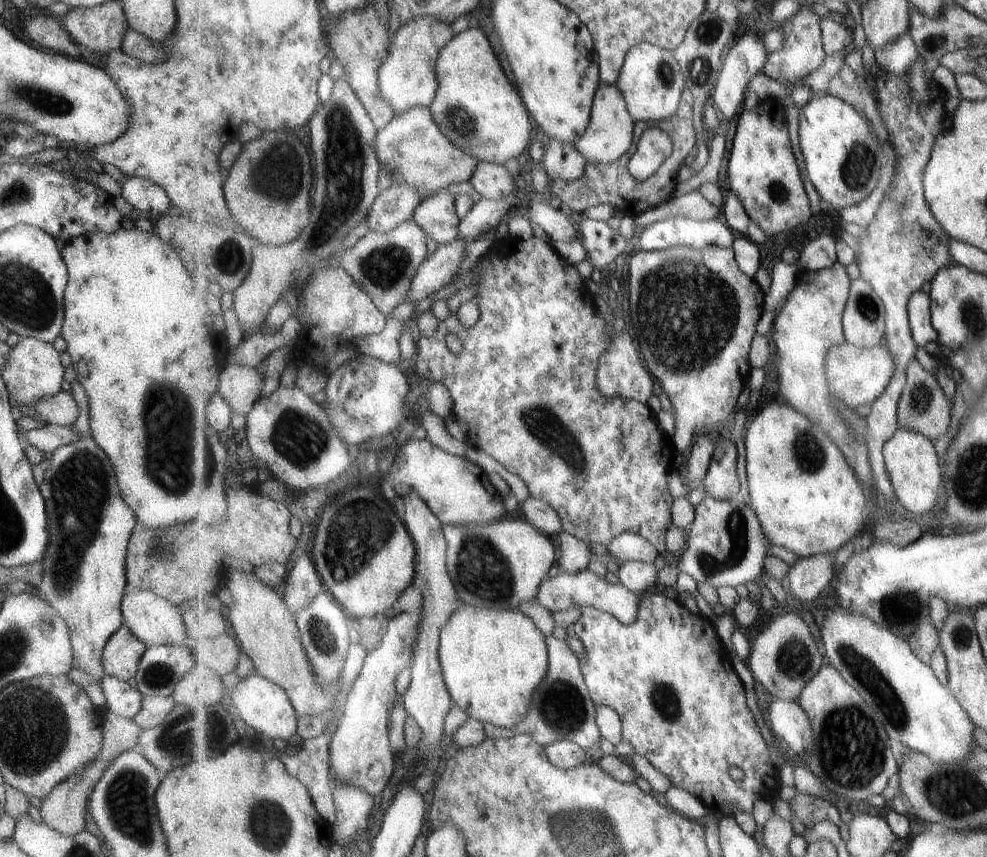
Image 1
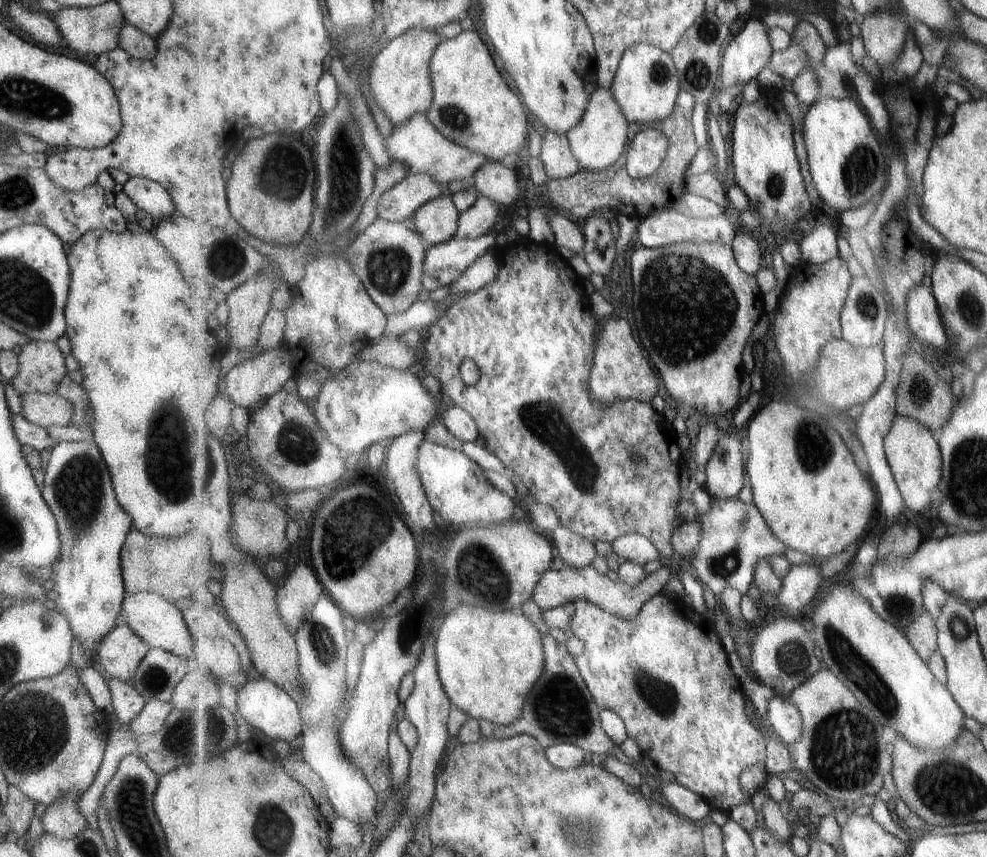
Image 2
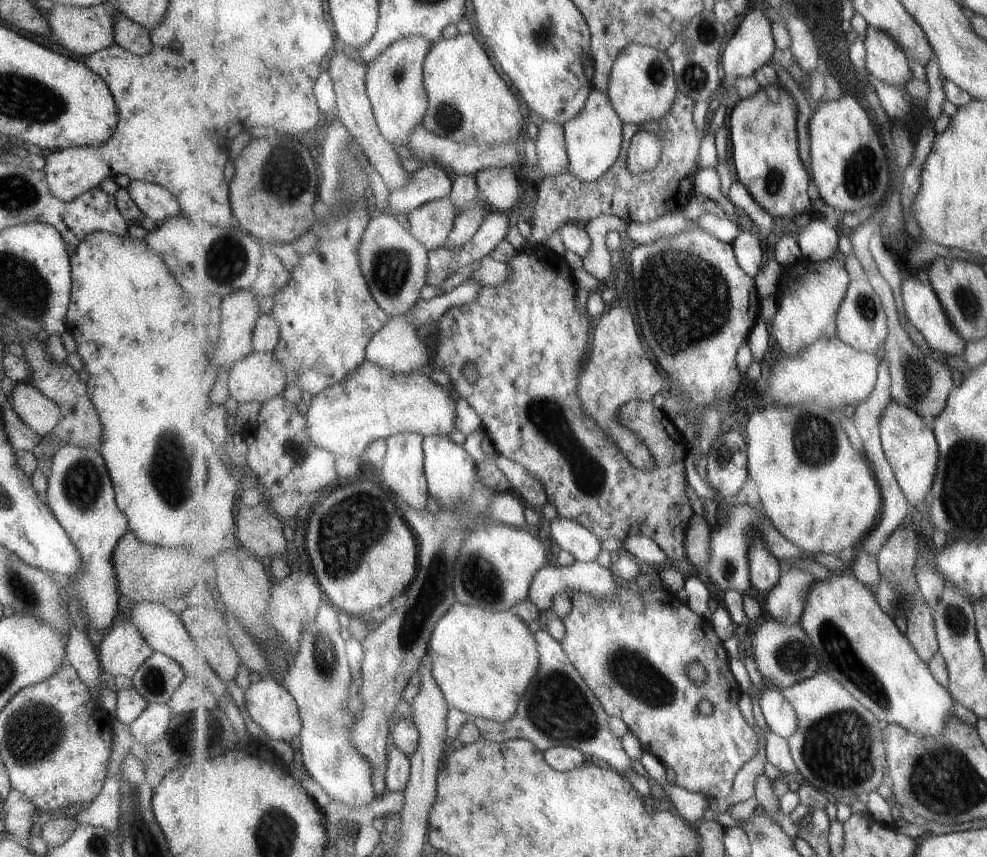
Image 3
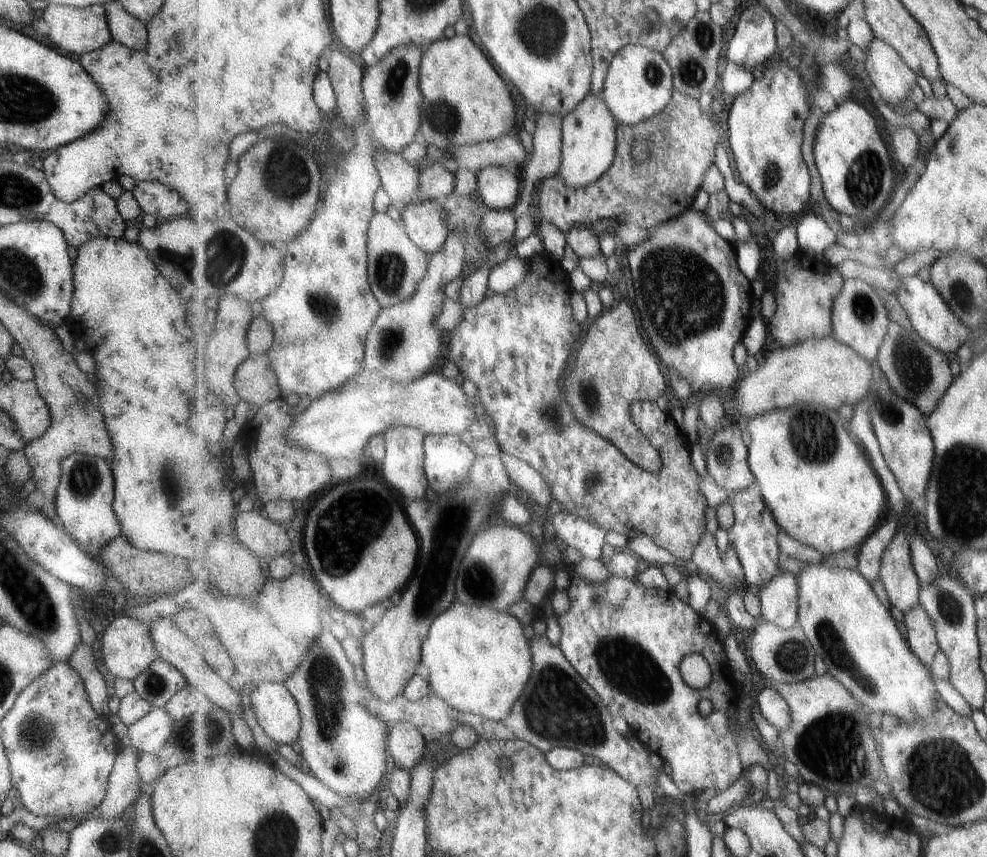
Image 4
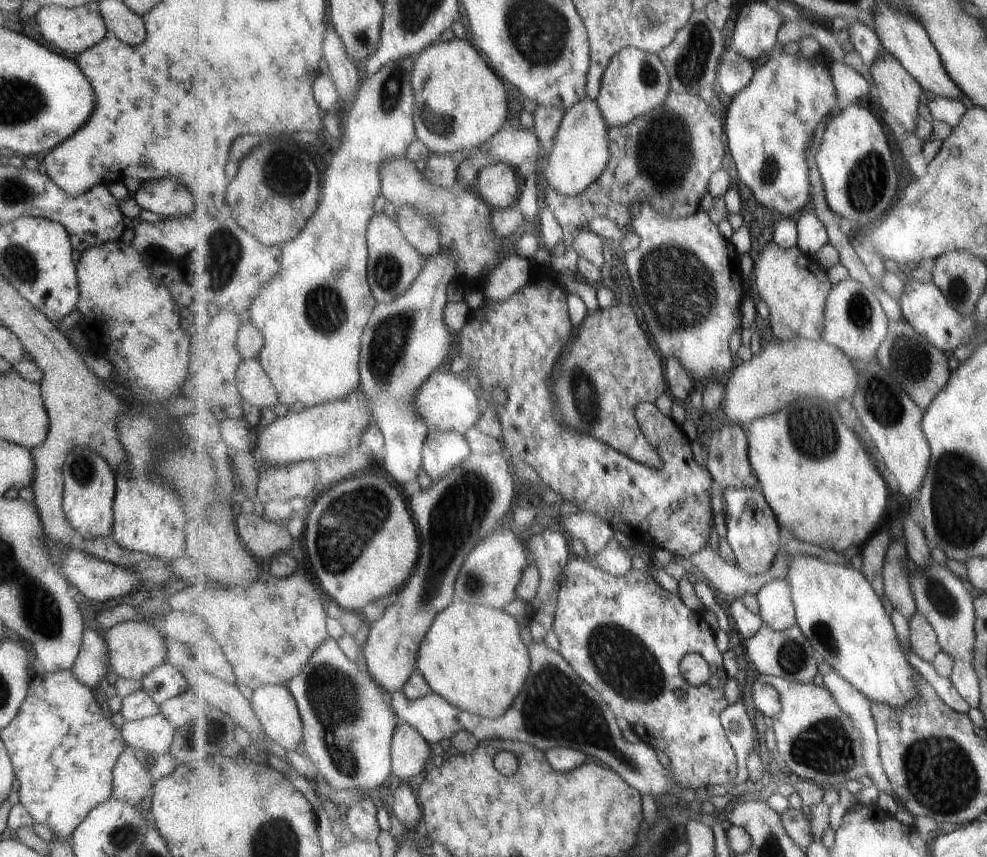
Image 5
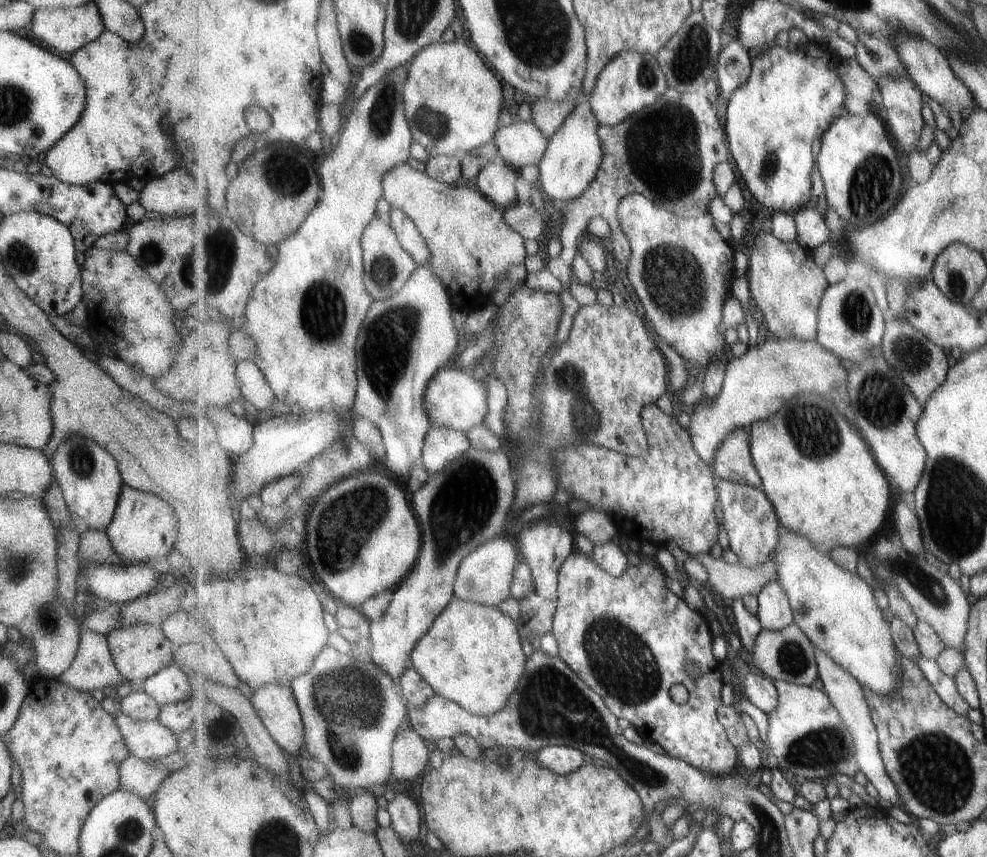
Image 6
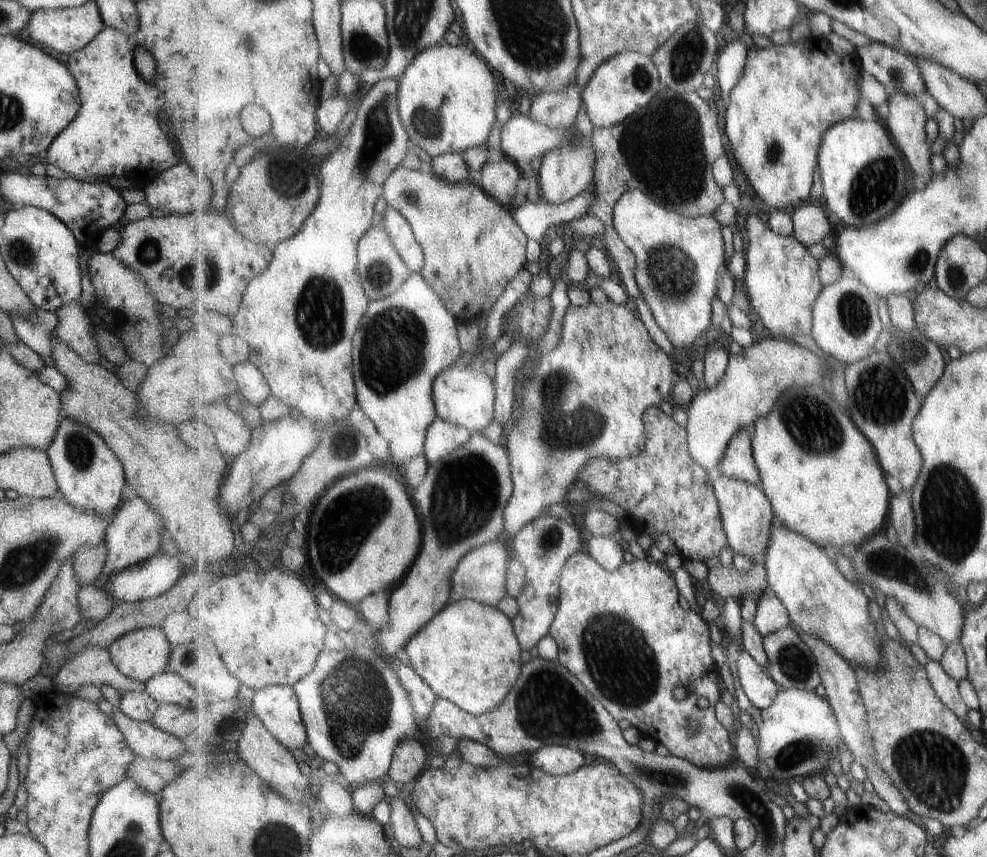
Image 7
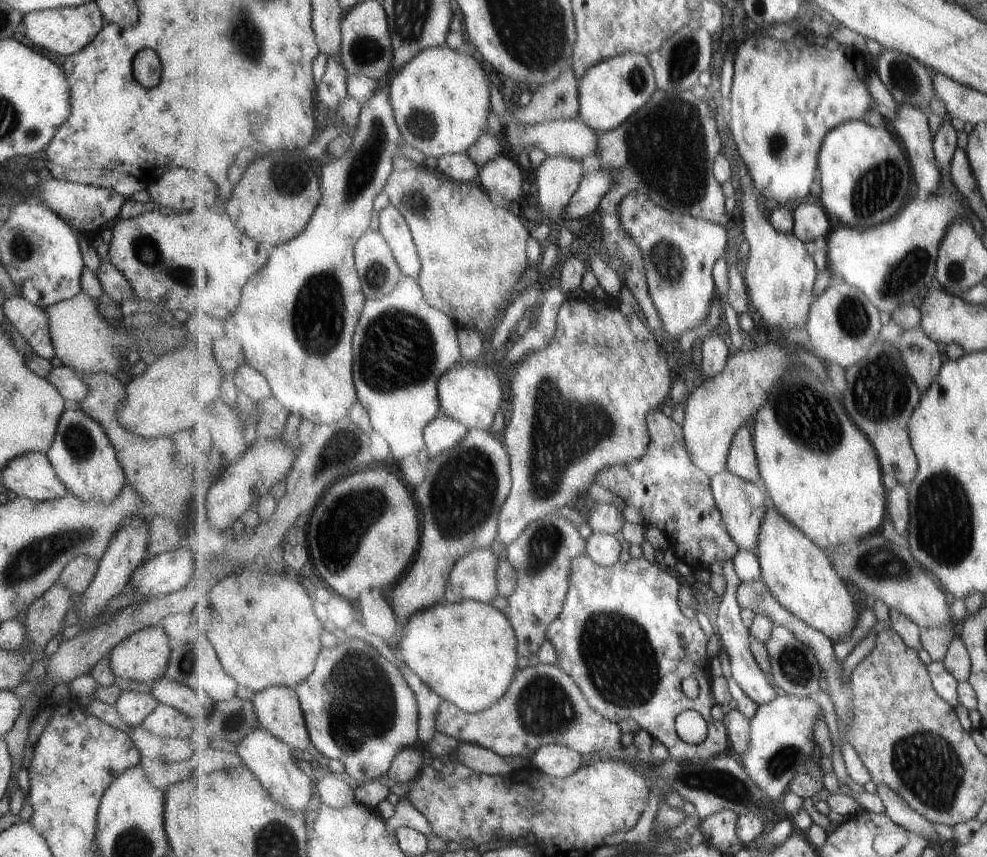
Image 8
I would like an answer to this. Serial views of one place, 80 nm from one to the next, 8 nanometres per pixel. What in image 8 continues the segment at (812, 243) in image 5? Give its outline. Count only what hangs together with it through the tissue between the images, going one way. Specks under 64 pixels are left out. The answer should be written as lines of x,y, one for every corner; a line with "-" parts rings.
811,198
793,207
794,233
803,241
827,238
831,233
831,222
827,218
828,211
821,203

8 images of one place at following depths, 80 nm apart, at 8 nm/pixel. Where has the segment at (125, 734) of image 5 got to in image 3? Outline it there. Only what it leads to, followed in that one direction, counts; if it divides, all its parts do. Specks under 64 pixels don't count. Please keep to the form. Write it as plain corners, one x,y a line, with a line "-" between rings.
166,703
148,705
129,724
131,736
142,746
160,737
170,721
170,710

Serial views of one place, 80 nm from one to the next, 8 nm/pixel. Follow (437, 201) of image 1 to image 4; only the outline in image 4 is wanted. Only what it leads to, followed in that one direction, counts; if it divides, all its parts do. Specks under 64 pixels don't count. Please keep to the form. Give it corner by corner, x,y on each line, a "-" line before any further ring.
436,201
409,203
400,210
408,235
429,256
444,249
449,232
447,212

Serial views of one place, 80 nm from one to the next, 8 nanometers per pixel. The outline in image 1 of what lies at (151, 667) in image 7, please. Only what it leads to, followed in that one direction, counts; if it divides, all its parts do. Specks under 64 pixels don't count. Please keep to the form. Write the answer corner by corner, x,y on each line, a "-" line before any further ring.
125,625
121,626
107,639
101,651
101,664
105,675
127,681
136,676
138,660
146,649

